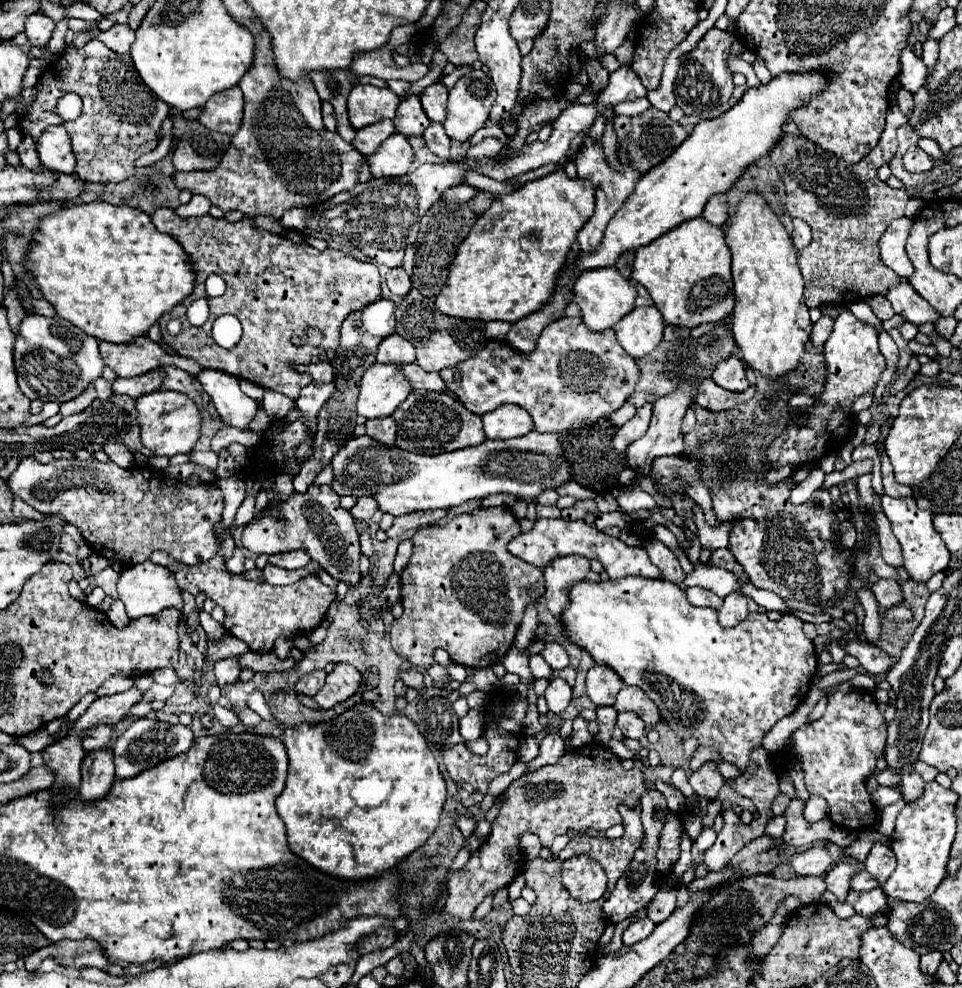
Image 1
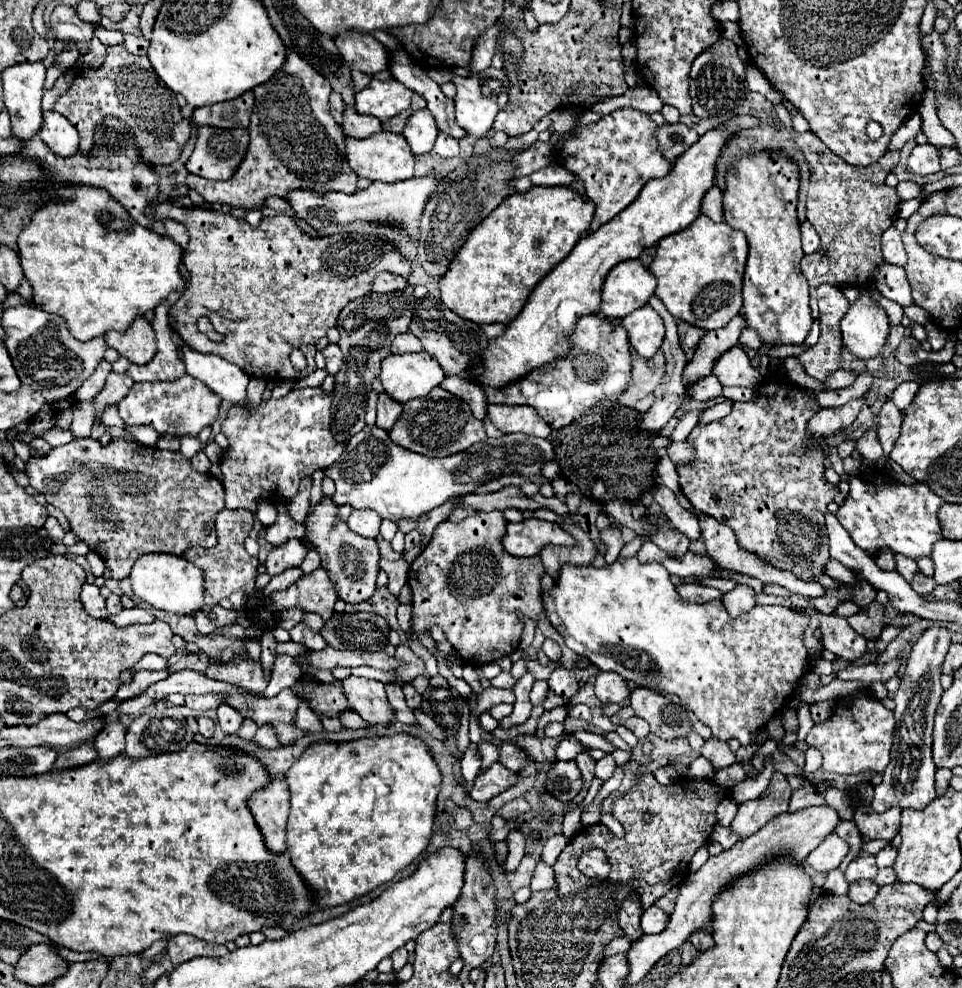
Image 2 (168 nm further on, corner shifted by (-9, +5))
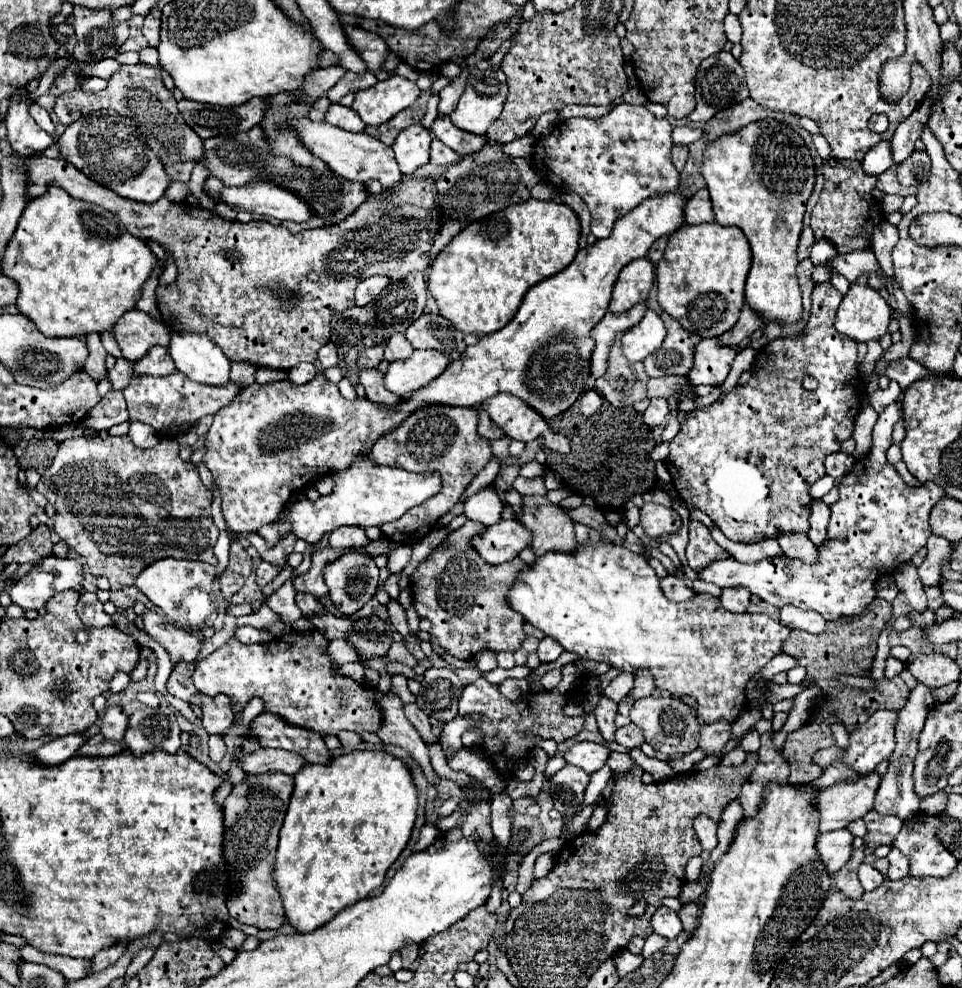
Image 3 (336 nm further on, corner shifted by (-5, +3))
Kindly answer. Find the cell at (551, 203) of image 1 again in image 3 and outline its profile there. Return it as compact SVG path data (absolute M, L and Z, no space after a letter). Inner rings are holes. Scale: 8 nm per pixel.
M529 198L519 206L509 206L499 214L491 214L491 218L481 218L479 222L469 224L437 254L427 276L429 294L435 298L439 314L447 318L459 332L477 336L497 332L511 322L531 286L565 270L573 262L579 250L579 232L579 220L565 204Z

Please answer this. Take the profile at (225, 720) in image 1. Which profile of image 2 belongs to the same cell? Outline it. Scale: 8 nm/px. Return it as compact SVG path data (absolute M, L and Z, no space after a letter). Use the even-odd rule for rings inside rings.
M223 702L217 708L217 720L219 720L219 724L221 724L221 728L223 728L225 734L235 734L241 728L243 716L241 716L241 712L237 708L233 708L233 706L229 706L229 704Z

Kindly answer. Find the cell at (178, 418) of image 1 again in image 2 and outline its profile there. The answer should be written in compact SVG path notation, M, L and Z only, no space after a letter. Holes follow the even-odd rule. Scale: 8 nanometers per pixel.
M181 376L175 382L135 382L131 392L119 402L119 414L129 426L151 426L159 436L197 436L217 420L219 398L199 380Z

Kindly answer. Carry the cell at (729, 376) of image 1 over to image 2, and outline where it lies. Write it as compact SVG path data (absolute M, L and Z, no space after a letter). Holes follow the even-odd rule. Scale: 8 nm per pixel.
M741 346L727 350L717 362L713 372L723 386L745 386L745 388L759 388L763 376L751 366L749 356Z

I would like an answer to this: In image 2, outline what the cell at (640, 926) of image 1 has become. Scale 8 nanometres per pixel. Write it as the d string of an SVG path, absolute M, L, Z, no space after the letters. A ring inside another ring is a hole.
M649 906L643 910L643 916L641 916L643 934L659 934L663 932L665 926L667 926L667 914L661 908Z

